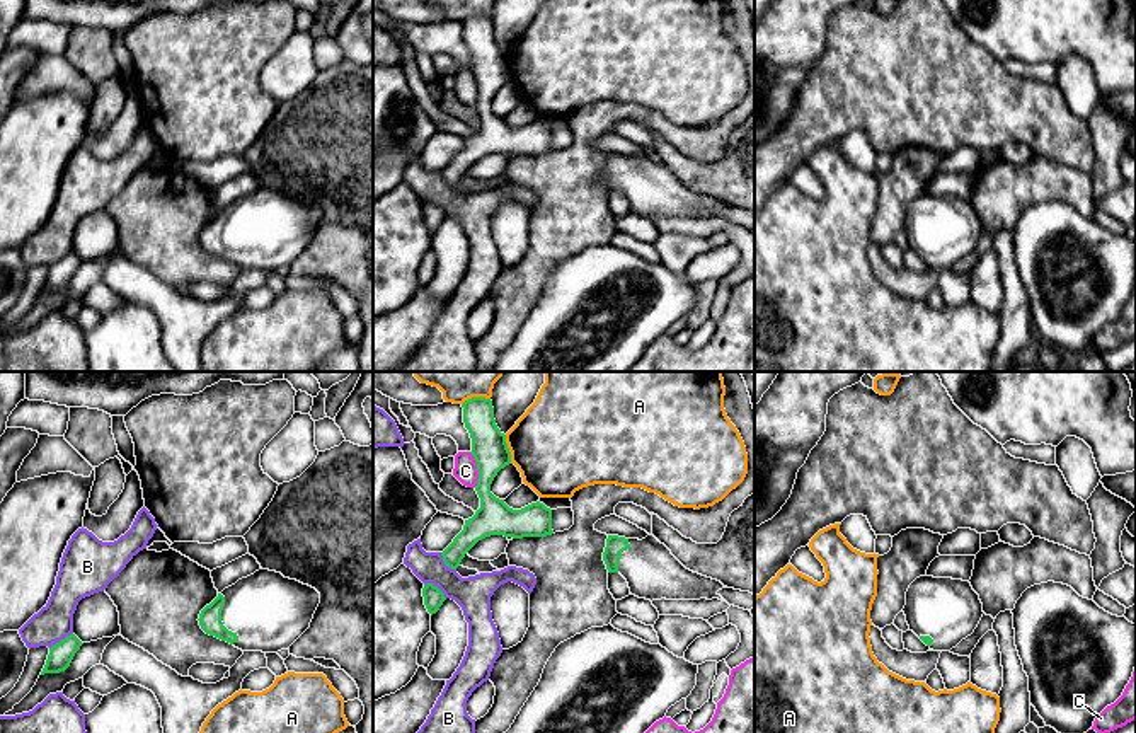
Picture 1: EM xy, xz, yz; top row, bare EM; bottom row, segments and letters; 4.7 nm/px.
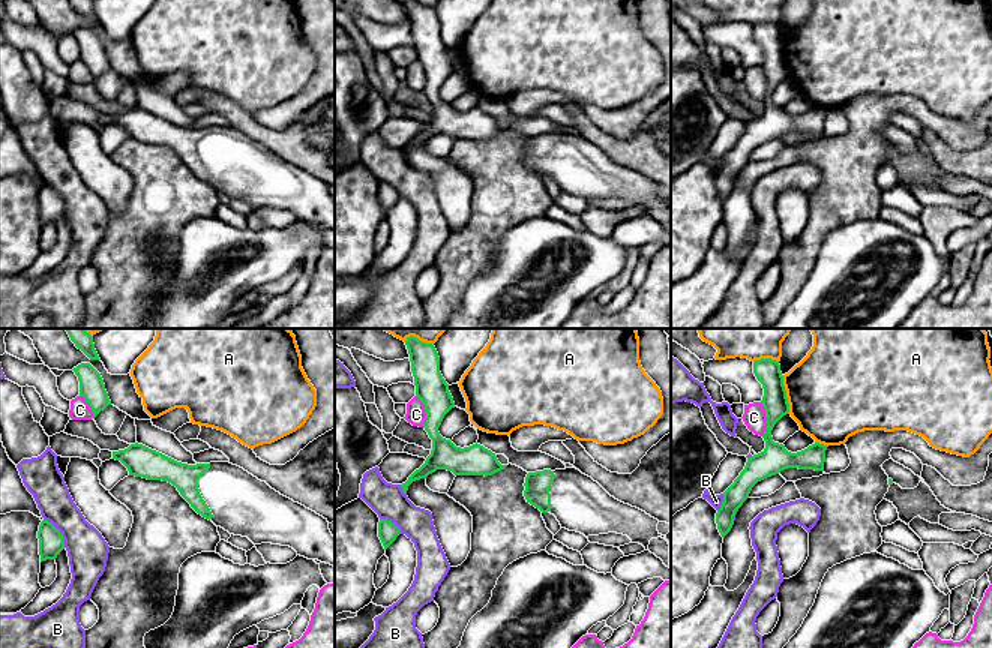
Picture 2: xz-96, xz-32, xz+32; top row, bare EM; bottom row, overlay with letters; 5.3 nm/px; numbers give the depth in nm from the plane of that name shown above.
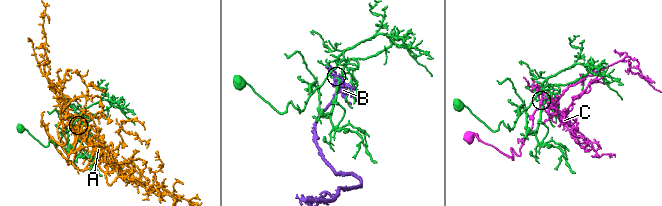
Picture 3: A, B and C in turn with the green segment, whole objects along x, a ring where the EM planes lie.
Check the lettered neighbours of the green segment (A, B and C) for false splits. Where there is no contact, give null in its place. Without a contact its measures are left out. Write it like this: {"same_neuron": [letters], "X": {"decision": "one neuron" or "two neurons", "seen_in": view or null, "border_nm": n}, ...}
{"same_neuron": [], "A": {"decision": "two neurons", "seen_in": "xz", "border_nm": 140}, "B": {"decision": "two neurons", "seen_in": "xz", "border_nm": 130}, "C": {"decision": "two neurons", "seen_in": "xz", "border_nm": 170}}

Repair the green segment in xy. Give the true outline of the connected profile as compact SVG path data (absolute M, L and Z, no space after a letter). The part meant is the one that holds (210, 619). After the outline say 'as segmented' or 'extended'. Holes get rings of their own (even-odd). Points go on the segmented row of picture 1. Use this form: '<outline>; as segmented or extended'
M259 569L218 593L198 620L206 634L242 651L278 653L310 627L318 603L315 588Z; extended

